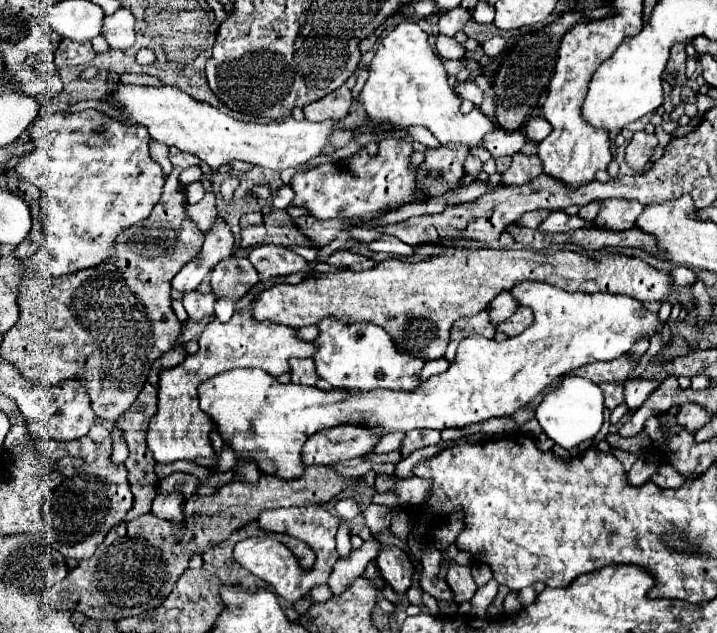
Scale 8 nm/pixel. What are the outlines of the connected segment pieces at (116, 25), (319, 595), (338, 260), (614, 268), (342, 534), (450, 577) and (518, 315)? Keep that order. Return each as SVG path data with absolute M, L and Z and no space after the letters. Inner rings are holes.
M119 9L113 15L105 17L103 23L103 37L111 45L111 49L129 49L135 43L135 31L133 31L133 15L129 9Z
M327 584L314 587L311 590L311 601L312 603L321 603L331 598L331 592Z
M335 251L331 257L329 257L329 261L327 263L331 263L331 265L337 265L337 267L351 267L351 265L355 265L355 263L361 263L361 261L371 261L369 257L365 257L365 255L355 255L355 253L351 253L351 251Z
M443 247L445 251L439 255L431 255L423 261L417 263L407 263L397 257L385 259L379 265L375 265L369 271L355 273L351 269L339 271L339 273L321 273L317 279L309 279L309 283L297 283L297 285L275 285L263 293L257 295L253 301L253 315L257 321L273 321L279 325L287 327L305 327L305 325L317 325L325 317L337 319L339 323L375 323L389 331L393 343L423 361L435 361L445 355L447 343L449 343L449 329L459 317L473 317L479 311L487 309L487 305L493 301L493 295L501 289L511 289L517 281L541 281L555 285L563 291L575 293L615 293L615 295L629 295L637 301L671 301L671 303L681 303L689 311L693 309L693 295L689 289L683 293L675 295L669 289L671 277L649 267L637 257L629 255L619 255L619 253L607 253L601 259L591 259L587 263L587 255L575 253L575 251L555 251L555 255L541 255L537 251L497 251L497 249L453 249L453 247Z
M345 521L339 523L339 531L337 531L337 551L341 557L349 557L351 551L351 541L349 541L349 527Z
M447 561L447 583L449 583L451 591L455 593L457 603L471 601L473 593L477 591L477 585L471 577L471 569L457 565L455 561Z
M521 307L505 323L499 323L497 325L497 331L499 333L505 333L509 337L515 337L515 335L523 333L531 323L533 323L533 311L527 309L527 307Z

